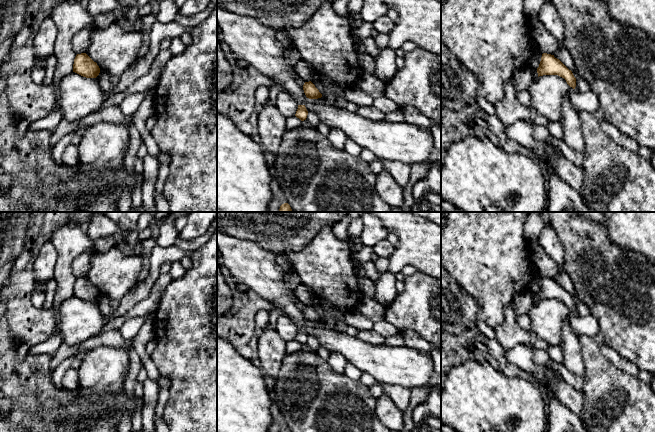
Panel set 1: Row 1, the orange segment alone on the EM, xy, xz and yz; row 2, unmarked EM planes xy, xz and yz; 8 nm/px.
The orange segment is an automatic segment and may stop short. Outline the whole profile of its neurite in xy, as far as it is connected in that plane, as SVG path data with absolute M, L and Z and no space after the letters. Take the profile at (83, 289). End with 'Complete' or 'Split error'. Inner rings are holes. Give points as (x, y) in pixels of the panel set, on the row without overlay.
M81 277L74 283L73 296L86 302L96 302L100 292L86 277Z. Complete

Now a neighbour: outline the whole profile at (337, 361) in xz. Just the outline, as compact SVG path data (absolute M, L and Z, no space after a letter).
M331 353L328 363L336 373L343 374L348 361L341 353Z

